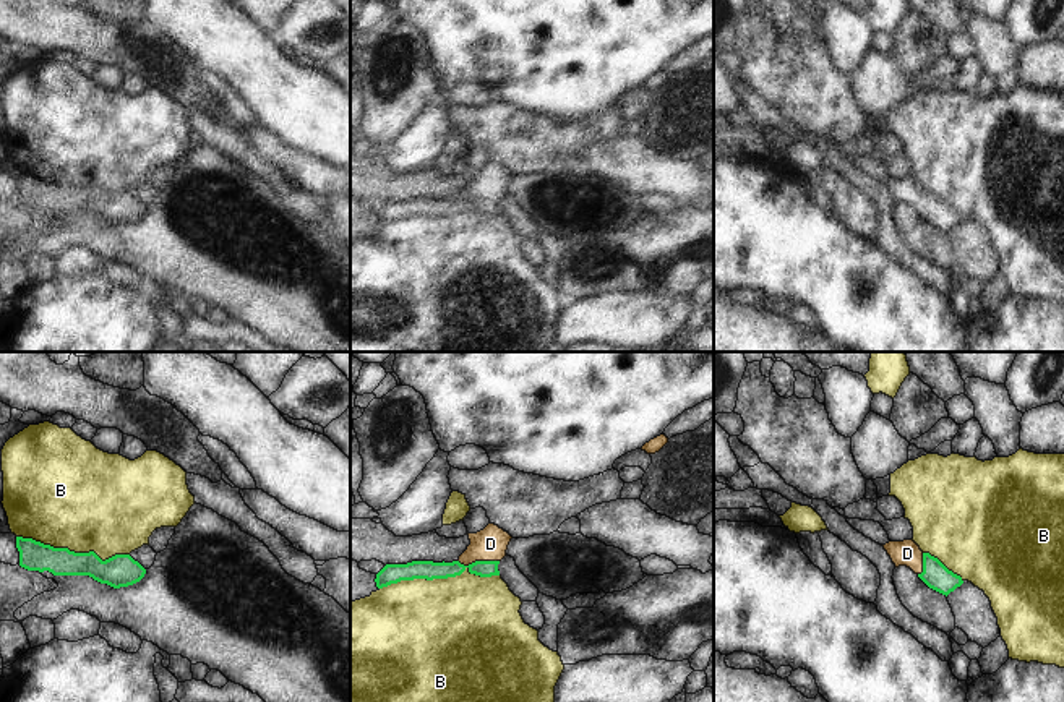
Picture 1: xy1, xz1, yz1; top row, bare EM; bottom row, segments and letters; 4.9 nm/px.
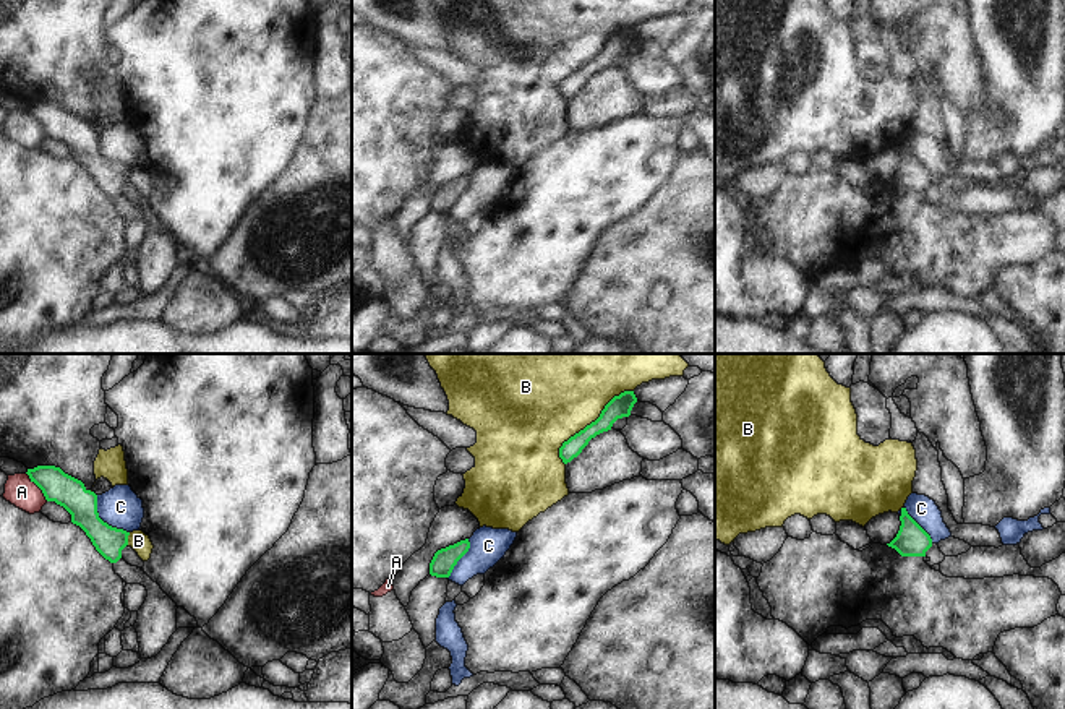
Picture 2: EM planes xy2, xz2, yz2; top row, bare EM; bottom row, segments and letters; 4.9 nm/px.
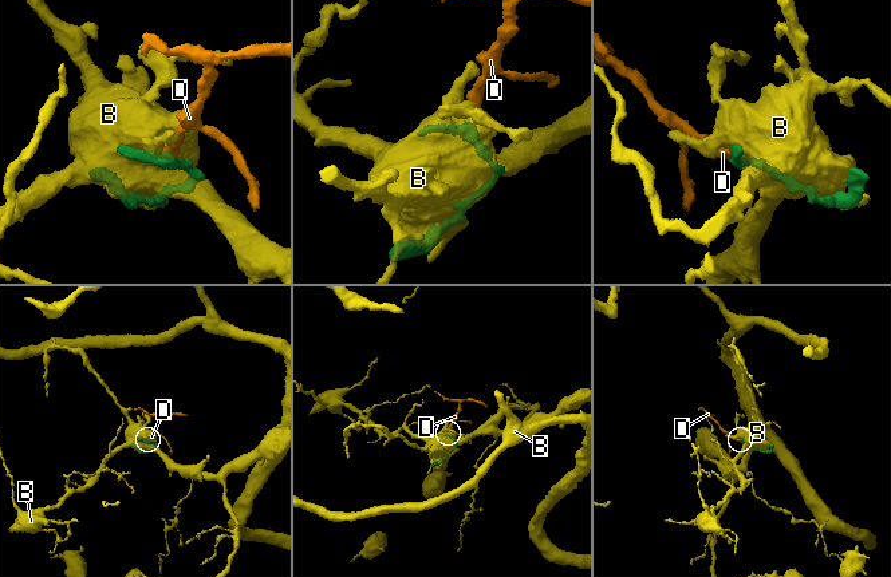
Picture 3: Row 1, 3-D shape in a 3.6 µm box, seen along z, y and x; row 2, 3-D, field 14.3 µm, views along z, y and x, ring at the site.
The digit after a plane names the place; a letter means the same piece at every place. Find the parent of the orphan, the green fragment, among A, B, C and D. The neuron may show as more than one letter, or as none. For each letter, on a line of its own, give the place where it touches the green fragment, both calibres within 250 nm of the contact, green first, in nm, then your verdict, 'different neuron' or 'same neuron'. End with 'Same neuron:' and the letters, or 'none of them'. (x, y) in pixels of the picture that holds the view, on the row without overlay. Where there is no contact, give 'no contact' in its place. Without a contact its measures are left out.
A: xy2 (38, 122) | 160/150 nm | different neuron
B: xz1 (438, 214) | 100/500 nm | different neuron
C: xy2 (102, 158) | 160/200 nm | different neuron
D: xz1 (479, 198) | 90/160 nm | same neuron
Same neuron: D

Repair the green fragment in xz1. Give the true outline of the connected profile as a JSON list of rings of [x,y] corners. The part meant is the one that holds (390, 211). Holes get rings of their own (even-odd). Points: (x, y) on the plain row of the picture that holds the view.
[[[495,161],[477,170],[467,170],[470,182],[453,199],[412,198],[407,201],[386,201],[376,211],[376,224],[383,225],[401,217],[448,216],[461,212],[466,206],[480,214],[500,212],[498,201],[506,193],[511,172]]]

